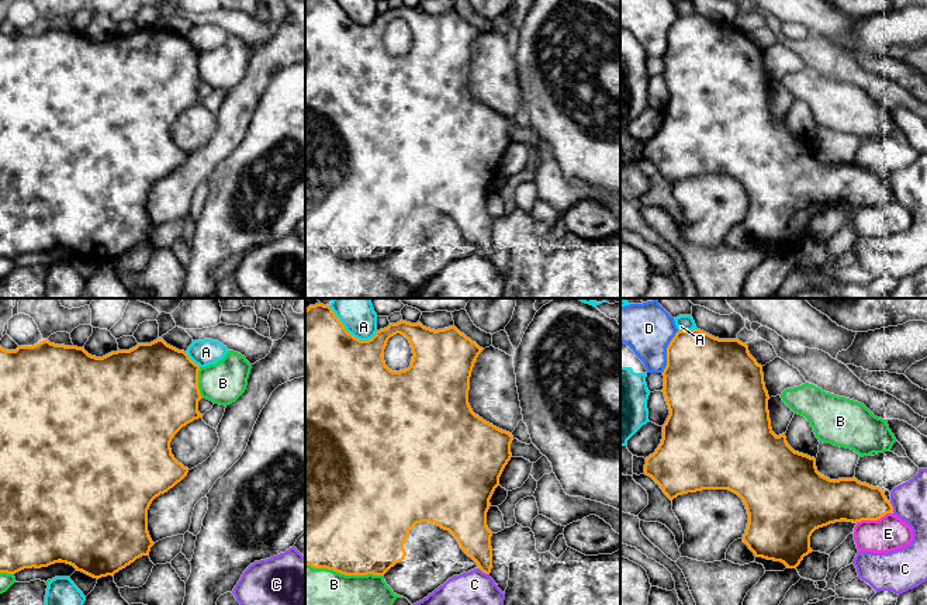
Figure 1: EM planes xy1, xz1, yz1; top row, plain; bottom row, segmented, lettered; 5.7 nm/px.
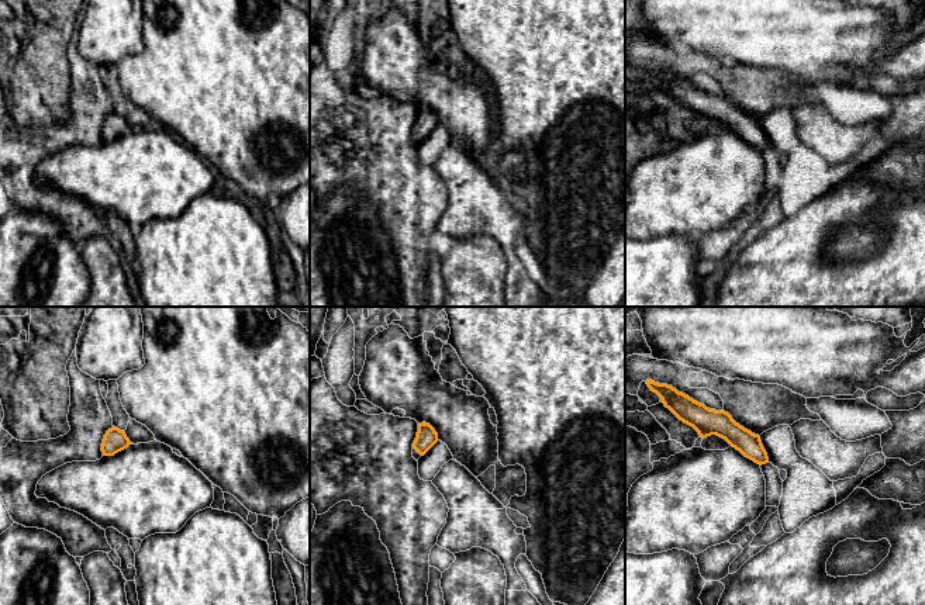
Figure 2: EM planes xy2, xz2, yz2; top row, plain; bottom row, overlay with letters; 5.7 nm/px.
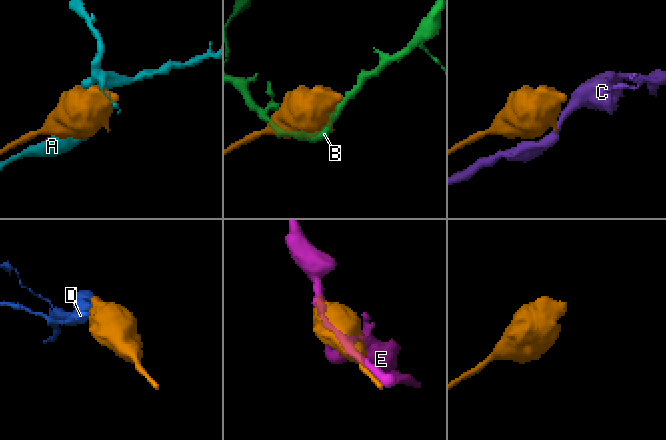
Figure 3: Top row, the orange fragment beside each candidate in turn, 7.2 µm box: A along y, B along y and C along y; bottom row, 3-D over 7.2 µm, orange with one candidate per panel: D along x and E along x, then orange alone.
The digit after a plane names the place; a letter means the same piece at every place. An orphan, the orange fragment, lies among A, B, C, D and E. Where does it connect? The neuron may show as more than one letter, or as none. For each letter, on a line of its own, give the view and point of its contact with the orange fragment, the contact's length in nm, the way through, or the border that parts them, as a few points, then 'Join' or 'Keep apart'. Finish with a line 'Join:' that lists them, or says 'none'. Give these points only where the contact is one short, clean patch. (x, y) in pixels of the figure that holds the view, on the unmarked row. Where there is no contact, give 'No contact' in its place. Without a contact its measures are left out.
A: Touches orange at xz1 (353, 21). Shared border 260 nm. Keep apart
B: Touches orange at xz1 (345, 259). Shared border 460 nm. Keep apart
C: Touches orange at xz1 (484, 256). Shared border 80 nm. Keep apart
D: Touches orange at yz1 (667, 37). Shared border 260 nm. Keep apart
E: Touches orange at yz1 (872, 204). Shared border 200 nm. Keep apart
Join: none

